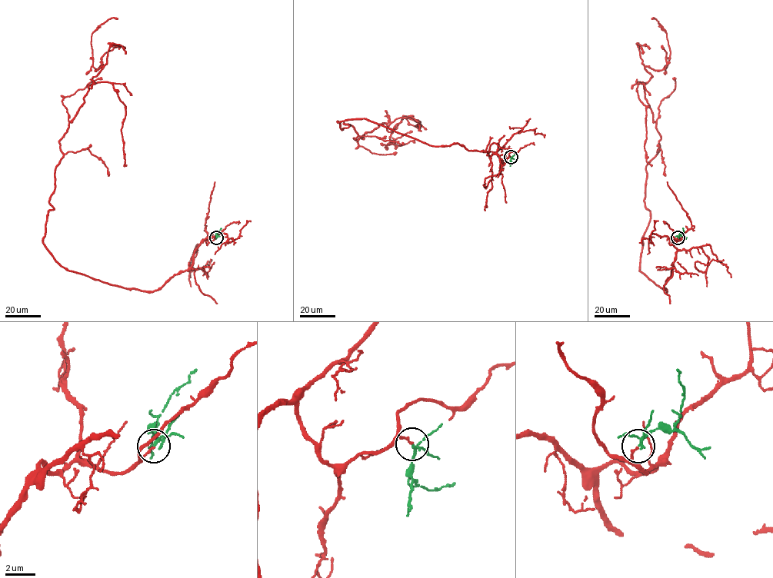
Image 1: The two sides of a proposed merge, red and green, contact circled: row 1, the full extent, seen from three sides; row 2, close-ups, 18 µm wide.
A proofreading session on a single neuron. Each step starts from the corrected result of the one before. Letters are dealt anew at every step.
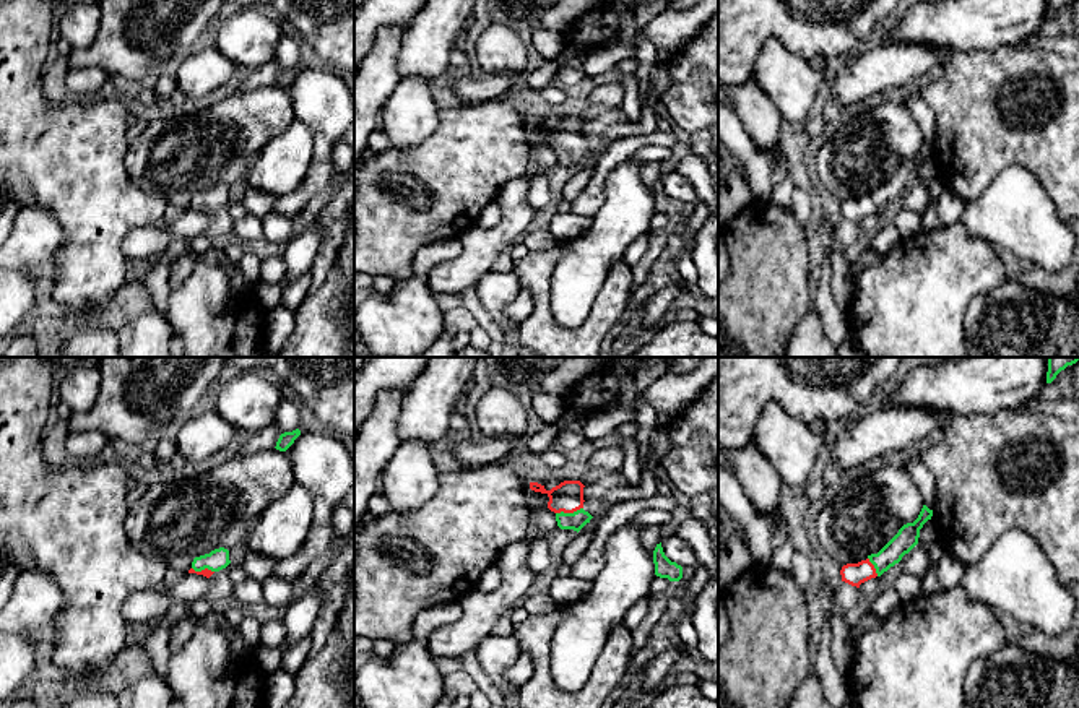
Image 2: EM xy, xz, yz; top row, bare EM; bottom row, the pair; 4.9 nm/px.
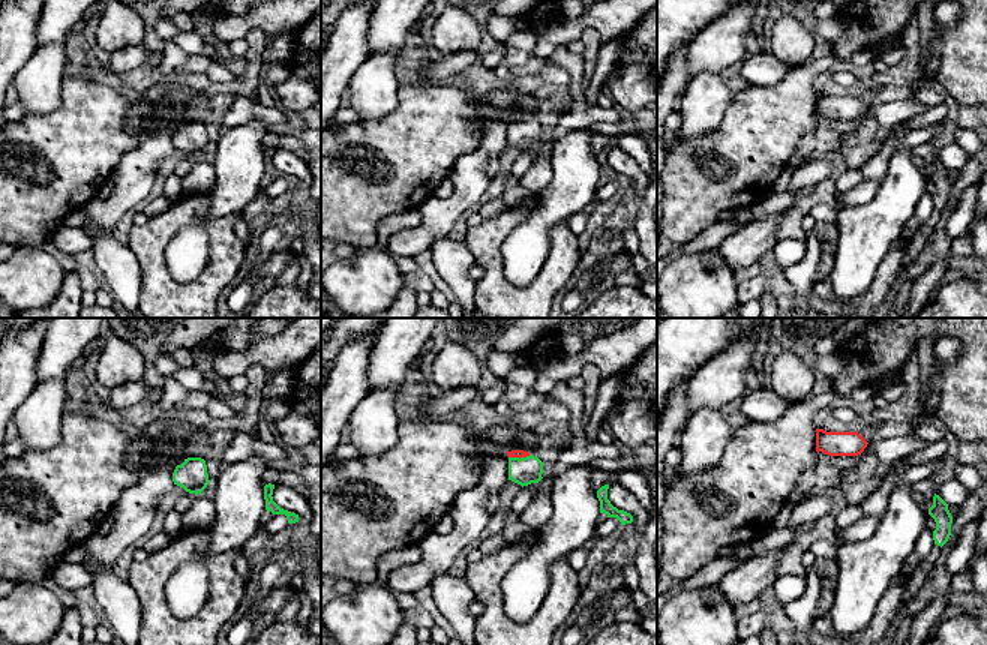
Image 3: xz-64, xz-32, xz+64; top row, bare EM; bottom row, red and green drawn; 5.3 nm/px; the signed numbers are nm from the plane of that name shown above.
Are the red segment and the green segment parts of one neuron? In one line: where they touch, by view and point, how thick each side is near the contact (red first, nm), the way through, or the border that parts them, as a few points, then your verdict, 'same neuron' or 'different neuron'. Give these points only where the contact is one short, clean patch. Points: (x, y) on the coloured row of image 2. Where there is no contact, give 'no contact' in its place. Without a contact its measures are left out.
contact xz (569, 512); calibres 150 and 90 nm; way xz (567, 497), (569, 512), (577, 520); same neuron

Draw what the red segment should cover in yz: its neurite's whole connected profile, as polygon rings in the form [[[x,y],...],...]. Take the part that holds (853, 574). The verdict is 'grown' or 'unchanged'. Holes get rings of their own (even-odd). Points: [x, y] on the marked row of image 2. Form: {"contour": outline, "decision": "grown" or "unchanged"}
{"contour": [[[923,505],[918,518],[913,523],[904,525],[878,554],[871,554],[866,560],[858,563],[843,565],[840,570],[842,581],[860,588],[861,583],[881,576],[899,563],[902,557],[918,544],[920,529],[931,516],[933,510]]], "decision": "grown"}

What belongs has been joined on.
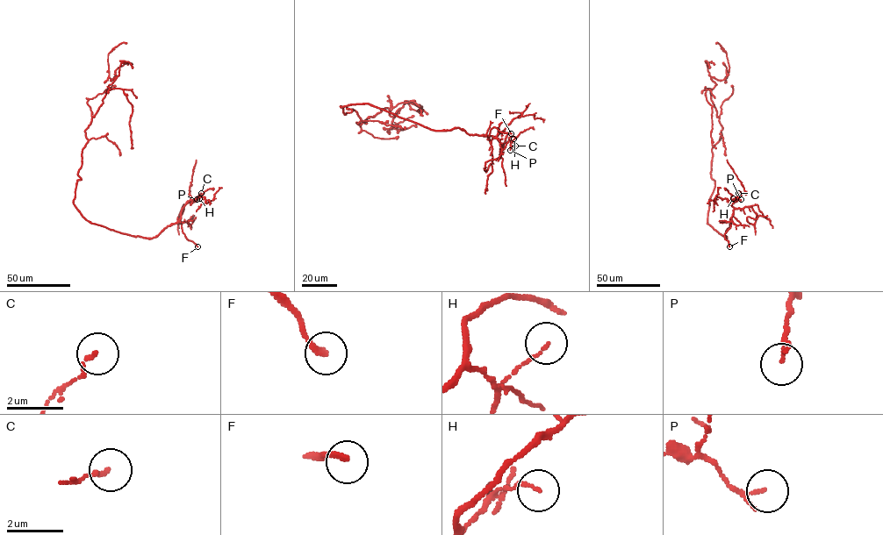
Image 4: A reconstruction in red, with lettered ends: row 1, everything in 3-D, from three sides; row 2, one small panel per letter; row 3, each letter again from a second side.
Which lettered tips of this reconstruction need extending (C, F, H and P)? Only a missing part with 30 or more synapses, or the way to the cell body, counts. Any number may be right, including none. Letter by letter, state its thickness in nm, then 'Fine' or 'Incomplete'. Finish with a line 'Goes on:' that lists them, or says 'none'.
C: Thickness 110 nm. Fine
F: Thickness 190 nm. Incomplete
H: Thickness 100 nm. Fine
P: Thickness 90 nm. Fine
Goes on: F

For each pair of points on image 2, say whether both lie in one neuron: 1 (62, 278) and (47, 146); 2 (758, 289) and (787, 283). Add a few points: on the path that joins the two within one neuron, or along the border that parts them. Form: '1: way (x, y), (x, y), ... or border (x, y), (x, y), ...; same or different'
1: way (75, 246), (75, 179); same
2: way (764, 289), (772, 283), (780, 283); same

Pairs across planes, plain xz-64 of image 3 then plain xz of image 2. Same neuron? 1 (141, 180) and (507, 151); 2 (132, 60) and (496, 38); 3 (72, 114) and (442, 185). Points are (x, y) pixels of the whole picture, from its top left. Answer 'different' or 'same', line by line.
1: different
2: different
3: same

